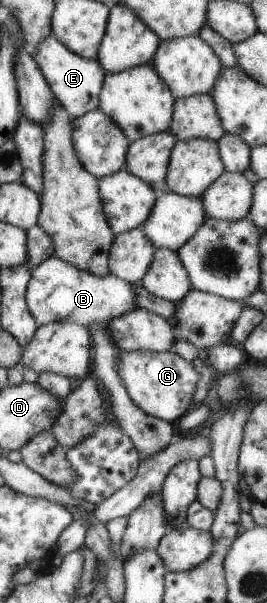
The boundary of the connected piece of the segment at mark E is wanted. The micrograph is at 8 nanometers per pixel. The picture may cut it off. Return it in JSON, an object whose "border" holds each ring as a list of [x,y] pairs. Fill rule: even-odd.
{"border":[[[53,33],[45,36],[33,50],[29,51],[54,95],[55,101],[68,113],[71,121],[98,107],[98,95],[105,72],[96,59],[85,59],[69,51],[62,43],[59,43]]]}

